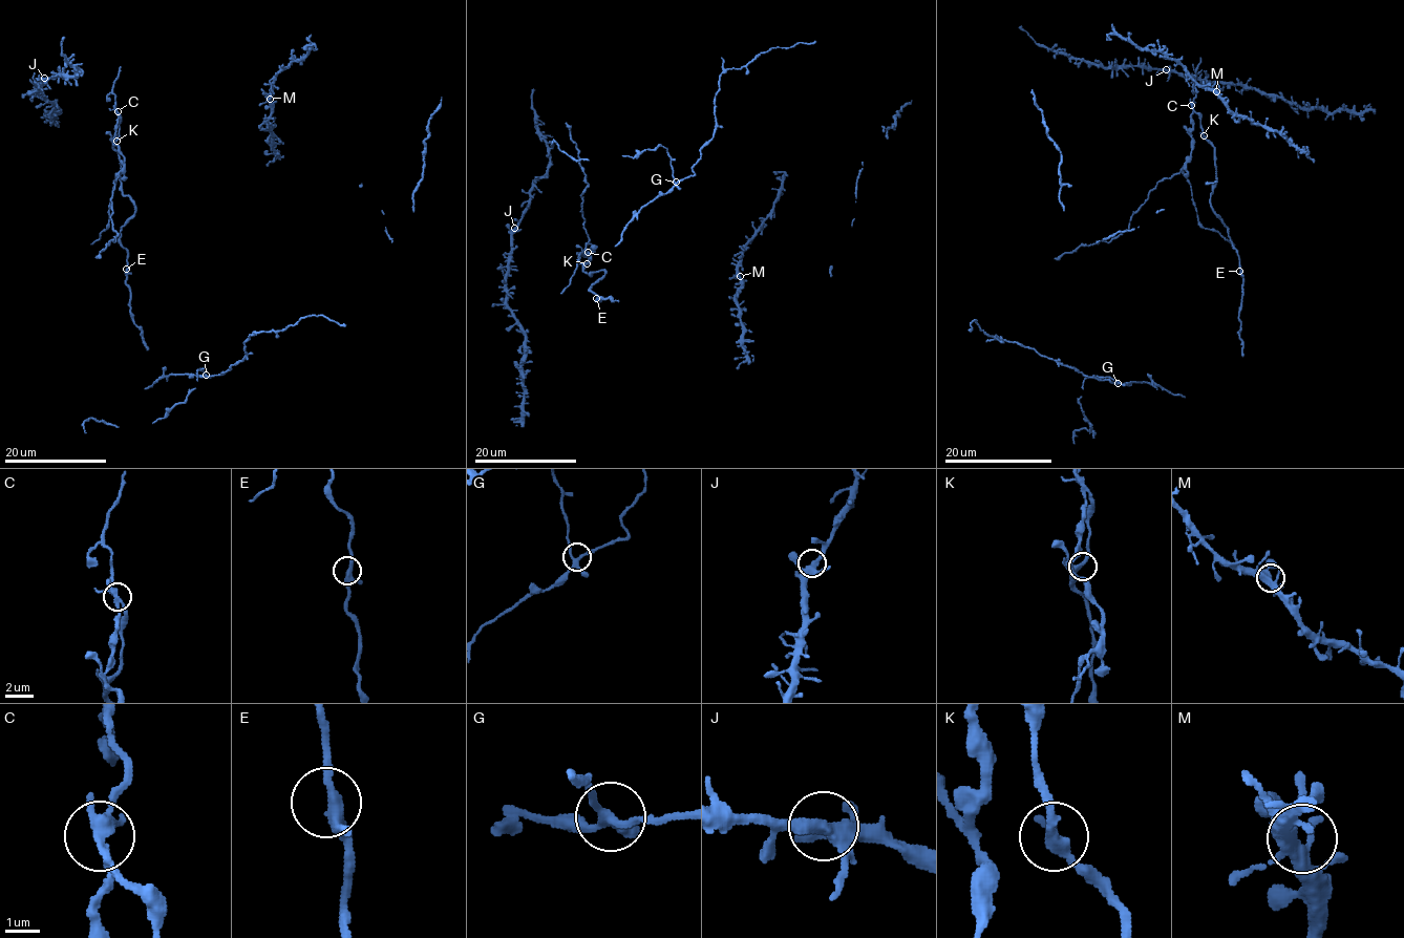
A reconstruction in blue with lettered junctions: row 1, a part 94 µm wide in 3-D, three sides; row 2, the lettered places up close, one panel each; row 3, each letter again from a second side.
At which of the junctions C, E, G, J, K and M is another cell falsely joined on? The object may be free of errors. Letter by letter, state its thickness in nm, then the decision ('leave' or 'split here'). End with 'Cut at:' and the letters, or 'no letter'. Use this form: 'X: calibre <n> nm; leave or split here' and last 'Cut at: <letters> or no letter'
C: calibre 280 nm; split here
E: calibre 280 nm; leave
G: calibre 220 nm; leave
J: calibre 360 nm; leave
K: calibre 300 nm; leave
M: calibre 380 nm; leave
Cut at: C

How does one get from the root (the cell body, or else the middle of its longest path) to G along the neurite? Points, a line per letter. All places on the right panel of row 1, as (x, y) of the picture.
G: (1185, 396), (1172, 395), (1153, 384), (1118, 383)

